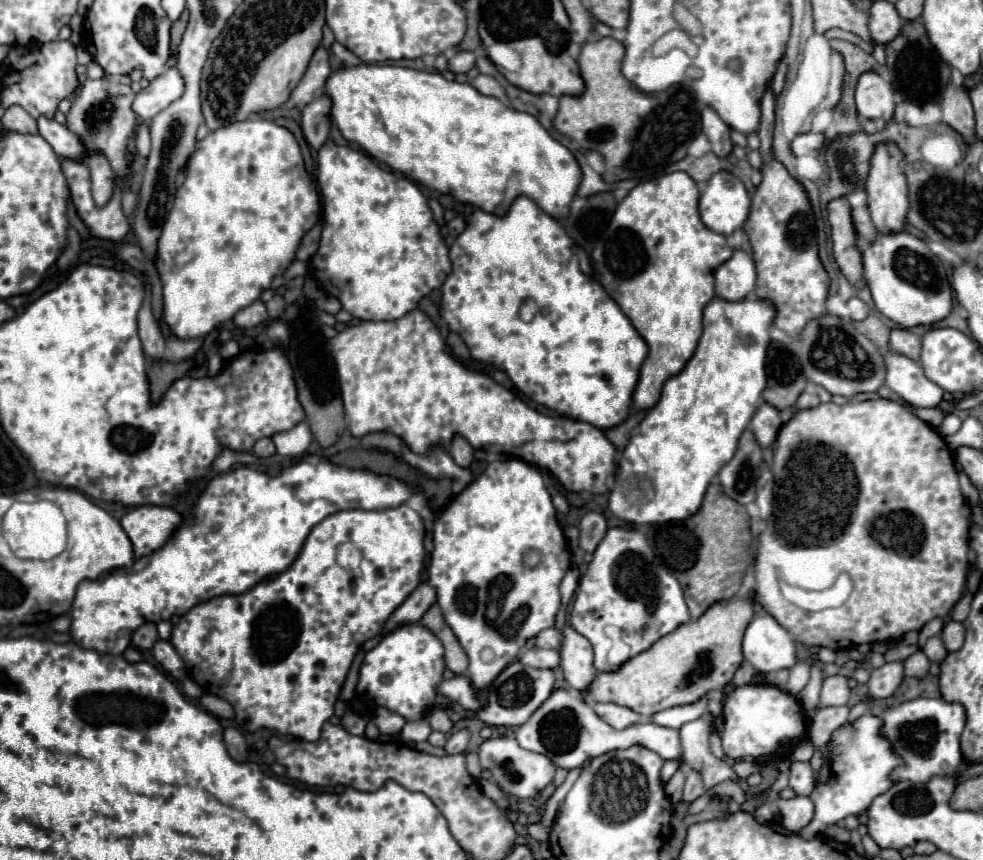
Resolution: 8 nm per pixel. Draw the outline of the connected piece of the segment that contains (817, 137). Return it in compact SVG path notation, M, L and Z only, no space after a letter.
M804 133L792 139L794 155L818 155L824 145L824 133Z

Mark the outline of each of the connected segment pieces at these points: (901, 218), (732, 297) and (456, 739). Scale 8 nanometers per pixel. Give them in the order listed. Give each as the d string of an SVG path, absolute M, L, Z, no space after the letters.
M884 143L878 145L872 157L870 173L866 179L866 193L868 193L868 209L872 223L878 233L898 233L906 227L906 213L908 213L908 187L906 187L906 175L900 169L902 153L896 145Z
M736 249L732 257L716 269L716 295L726 301L742 301L754 293L756 269L748 253Z
M466 729L456 731L456 733L454 733L454 735L448 739L448 743L444 745L444 751L446 751L448 755L464 753L464 749L466 749L466 745L468 745L468 739L470 739L470 733L468 733Z

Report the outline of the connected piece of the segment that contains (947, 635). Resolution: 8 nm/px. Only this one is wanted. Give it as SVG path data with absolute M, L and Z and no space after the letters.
M948 621L942 631L942 641L948 651L958 651L964 643L964 625L958 621Z

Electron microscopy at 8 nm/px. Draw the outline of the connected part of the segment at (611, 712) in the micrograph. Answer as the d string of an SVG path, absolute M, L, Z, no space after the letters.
M594 703L592 709L596 711L598 717L602 717L614 729L626 729L626 727L642 721L642 717L636 711L616 705L616 703Z

